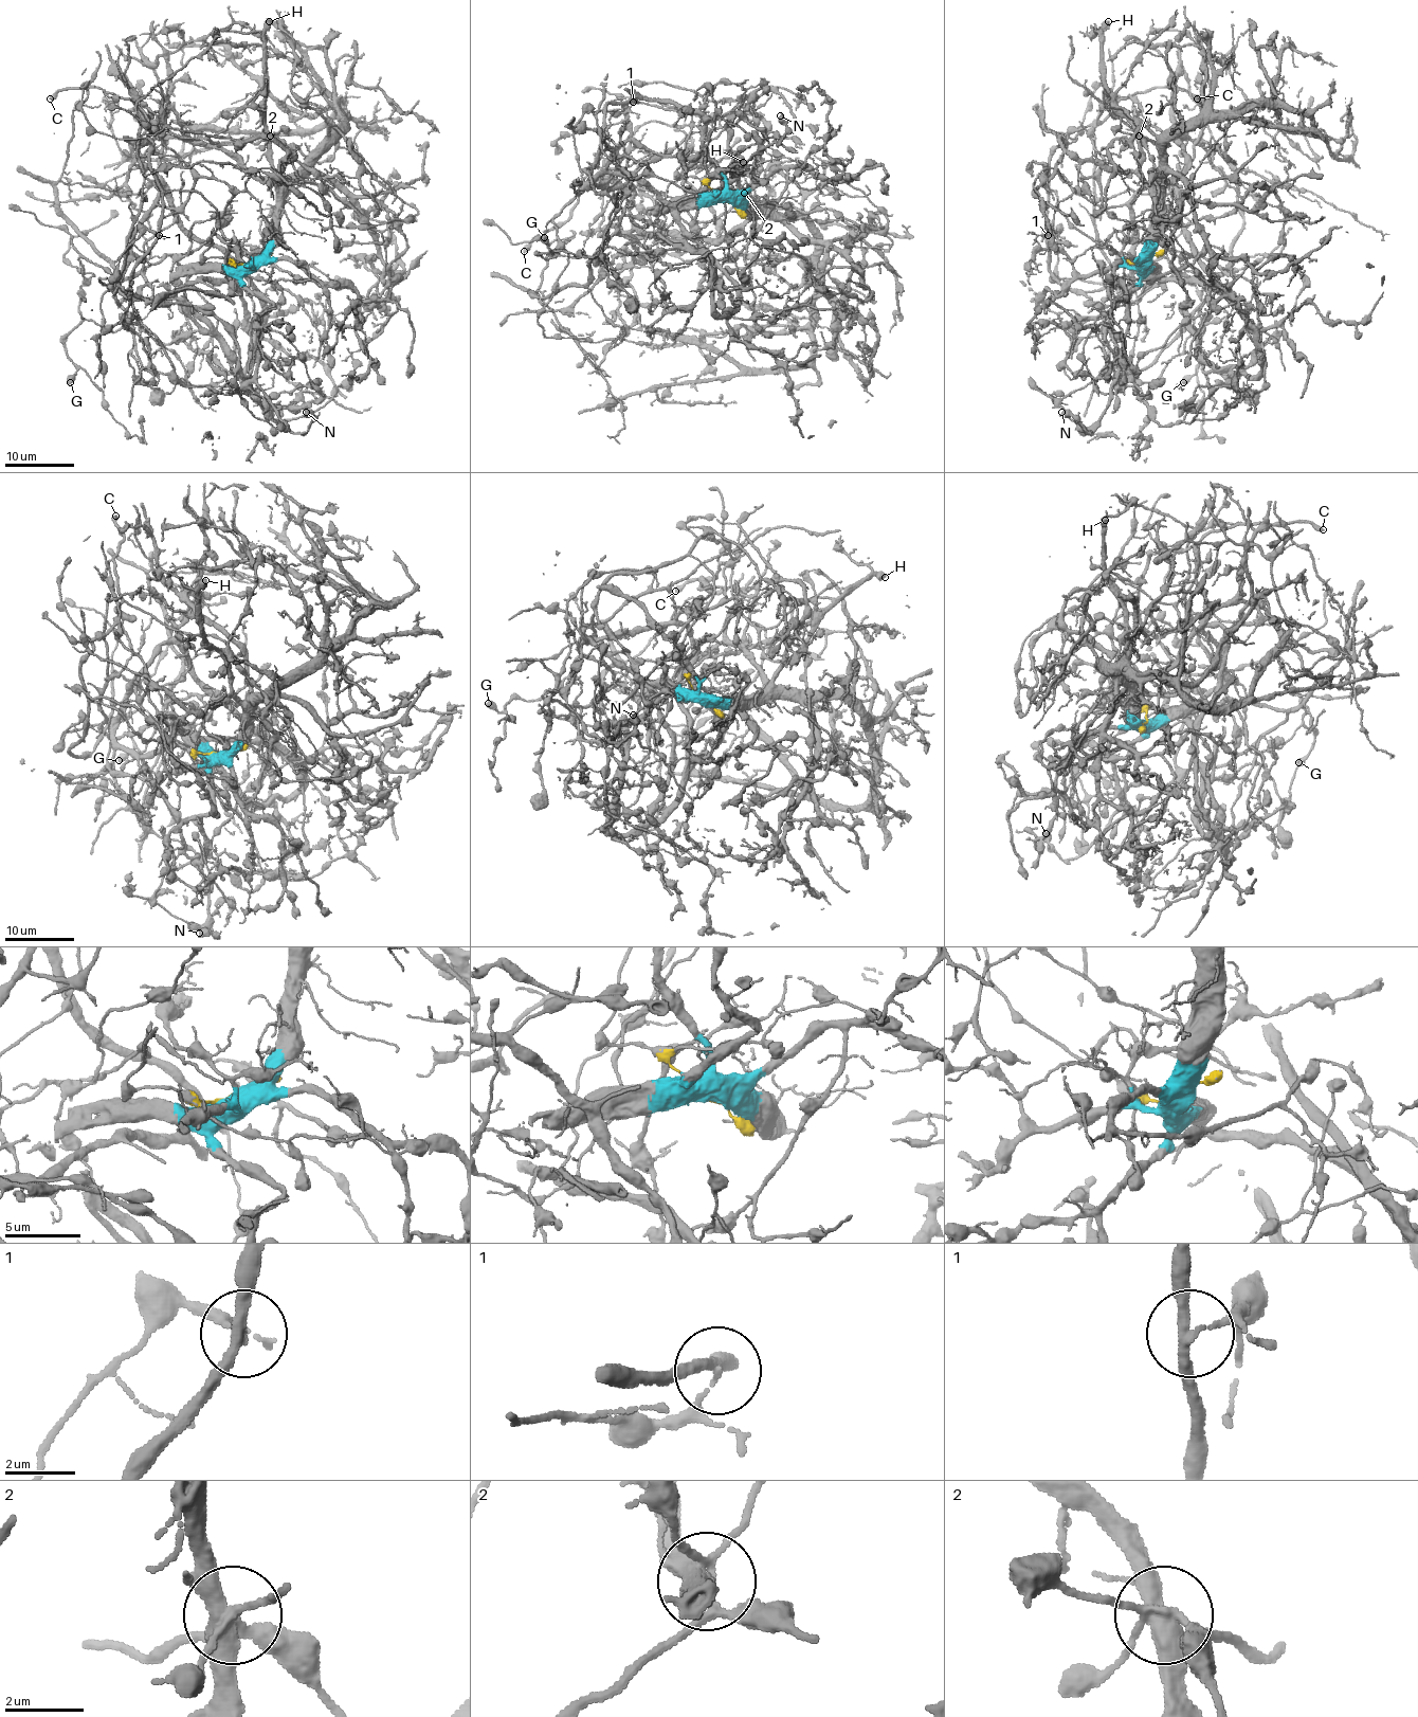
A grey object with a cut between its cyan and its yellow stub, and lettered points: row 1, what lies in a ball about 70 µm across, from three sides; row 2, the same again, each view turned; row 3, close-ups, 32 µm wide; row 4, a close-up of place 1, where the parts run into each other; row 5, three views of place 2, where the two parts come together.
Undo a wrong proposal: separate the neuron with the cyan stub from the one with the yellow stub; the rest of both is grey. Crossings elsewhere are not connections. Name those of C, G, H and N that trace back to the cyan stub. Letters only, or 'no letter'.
H, N

